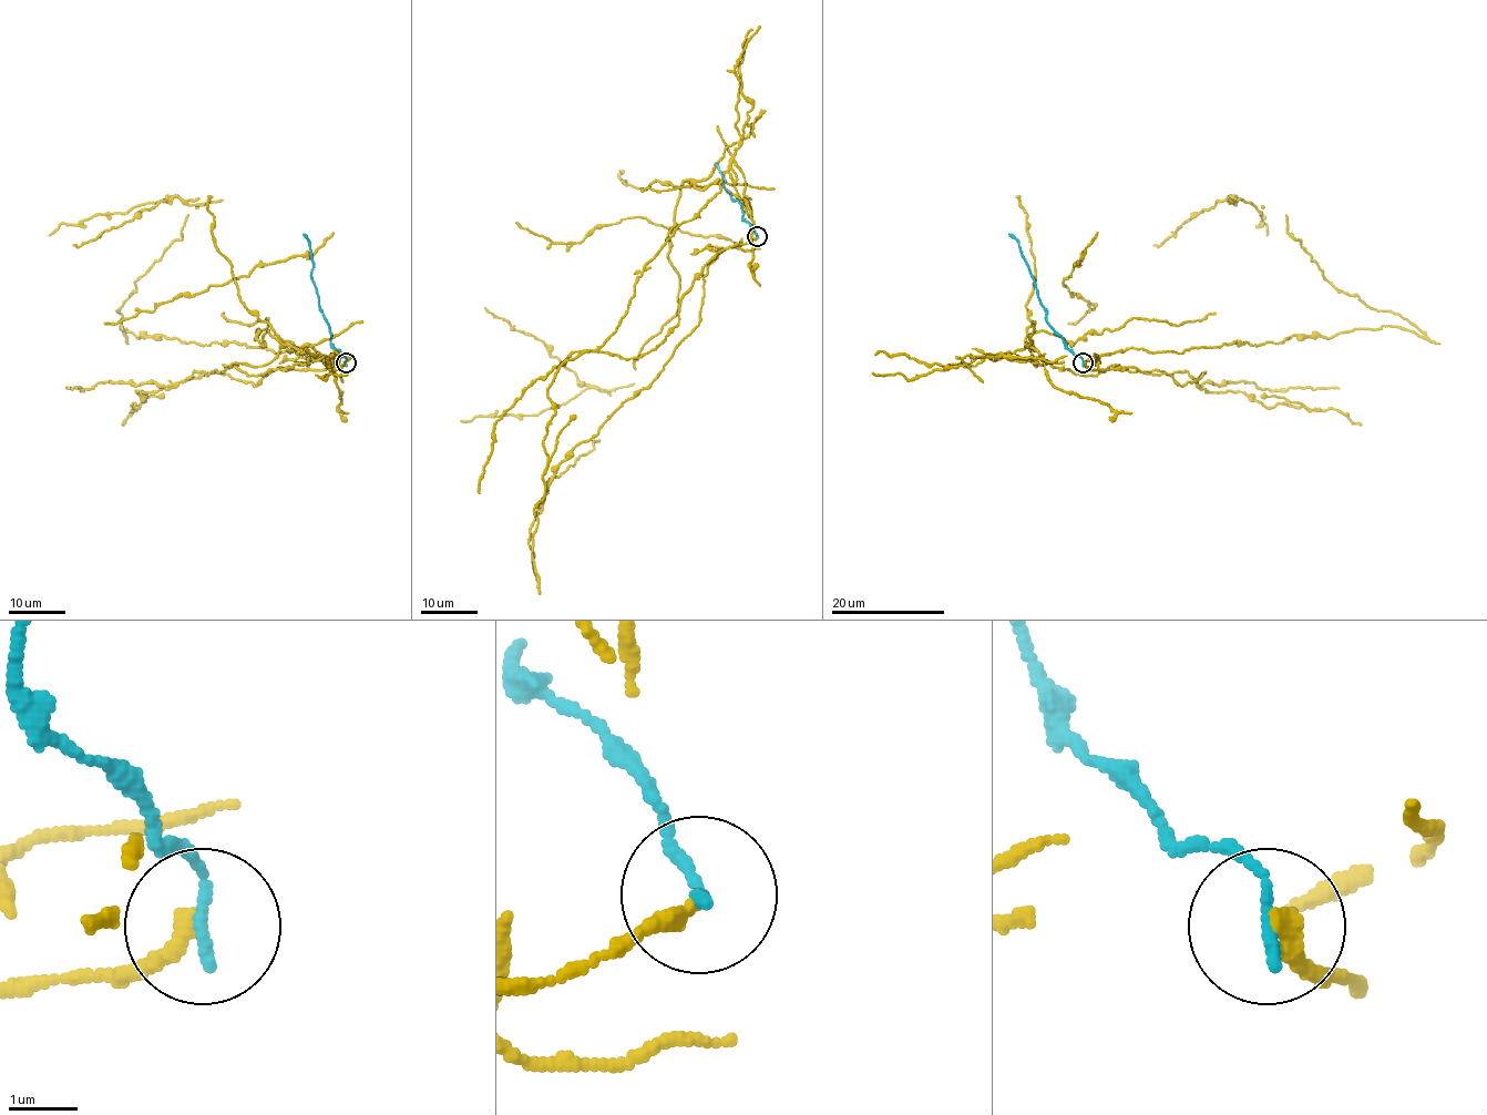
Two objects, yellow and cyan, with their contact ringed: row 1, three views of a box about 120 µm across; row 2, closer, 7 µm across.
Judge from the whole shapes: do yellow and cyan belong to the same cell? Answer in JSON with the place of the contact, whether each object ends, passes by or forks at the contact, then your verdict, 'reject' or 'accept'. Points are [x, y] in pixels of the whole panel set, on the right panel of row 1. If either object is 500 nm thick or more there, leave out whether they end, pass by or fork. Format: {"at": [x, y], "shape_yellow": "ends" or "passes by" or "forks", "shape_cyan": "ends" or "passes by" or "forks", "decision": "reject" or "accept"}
{"at": [1083, 362], "shape_yellow": "ends", "shape_cyan": "ends", "decision": "reject"}

